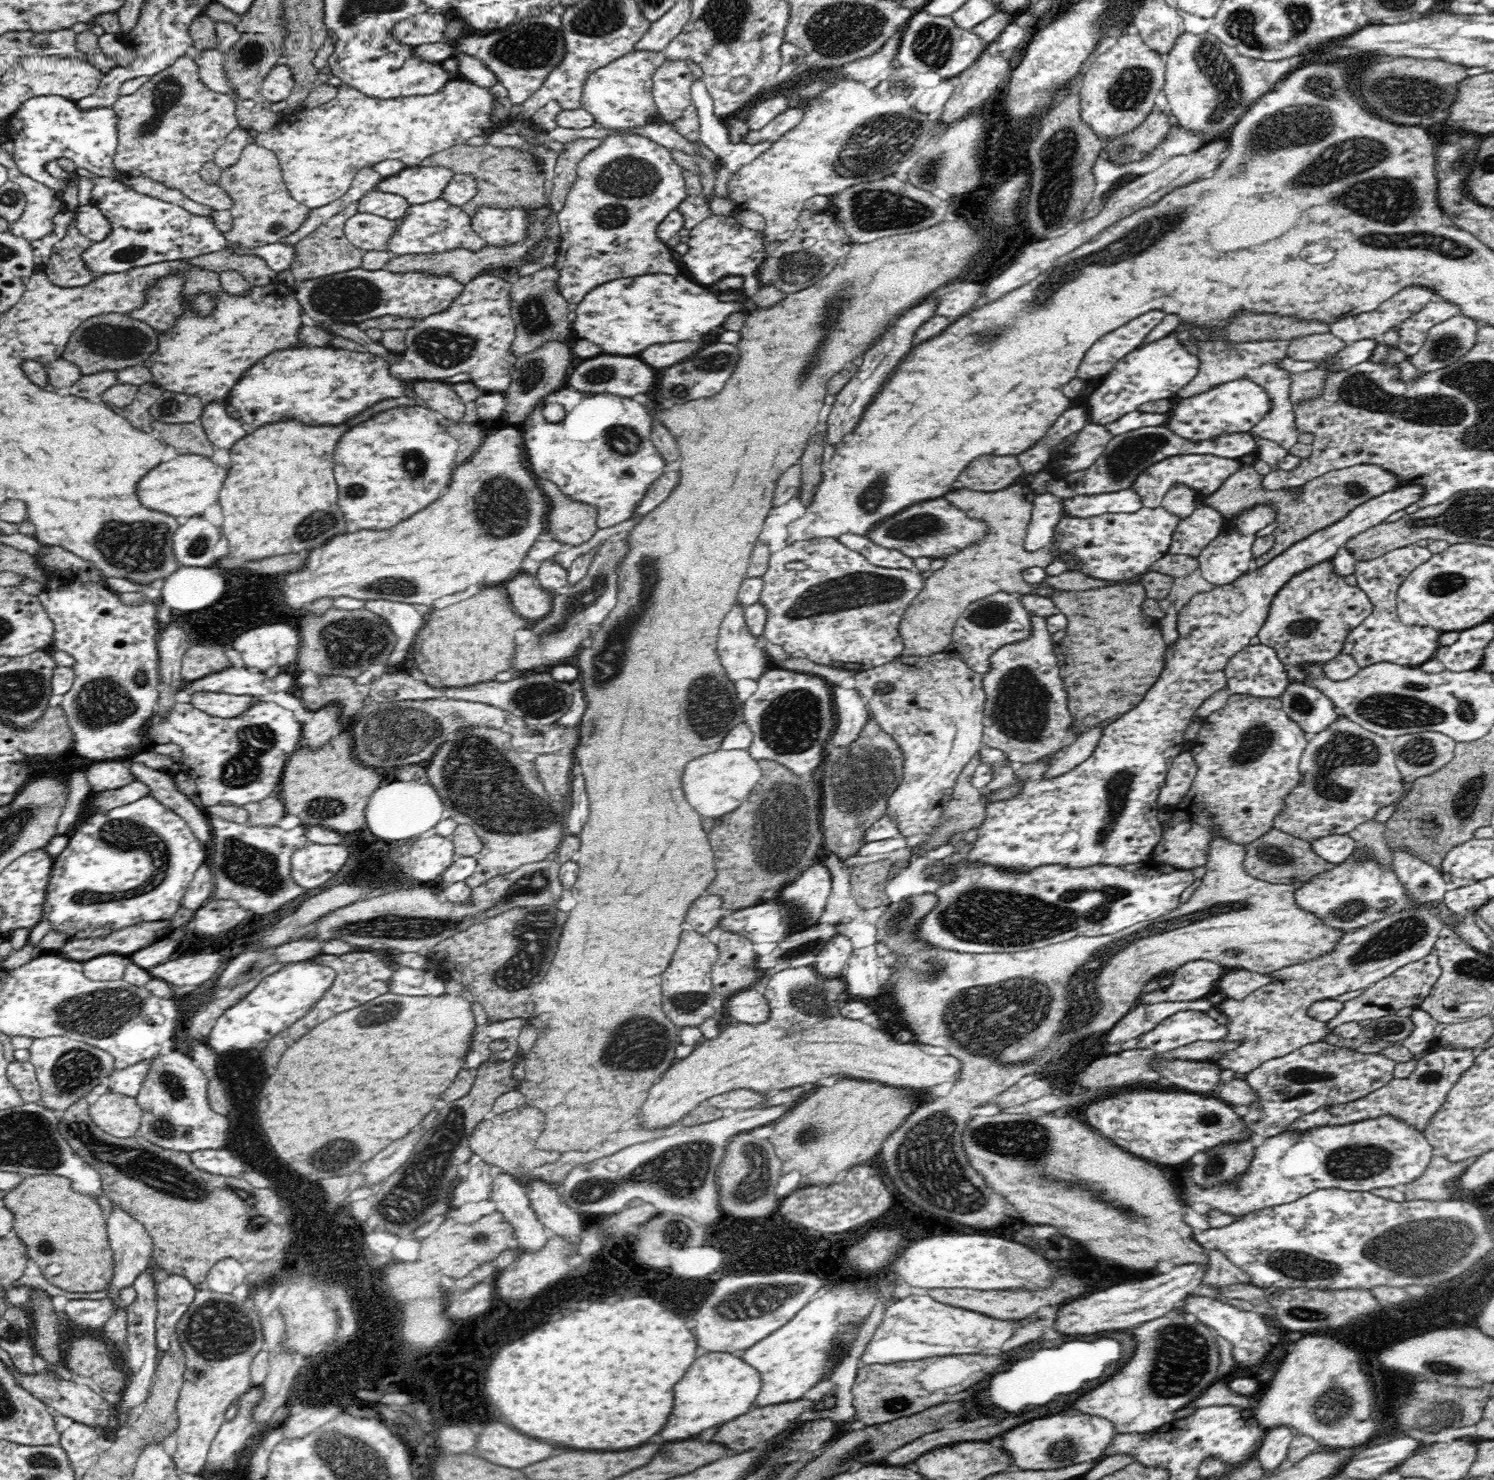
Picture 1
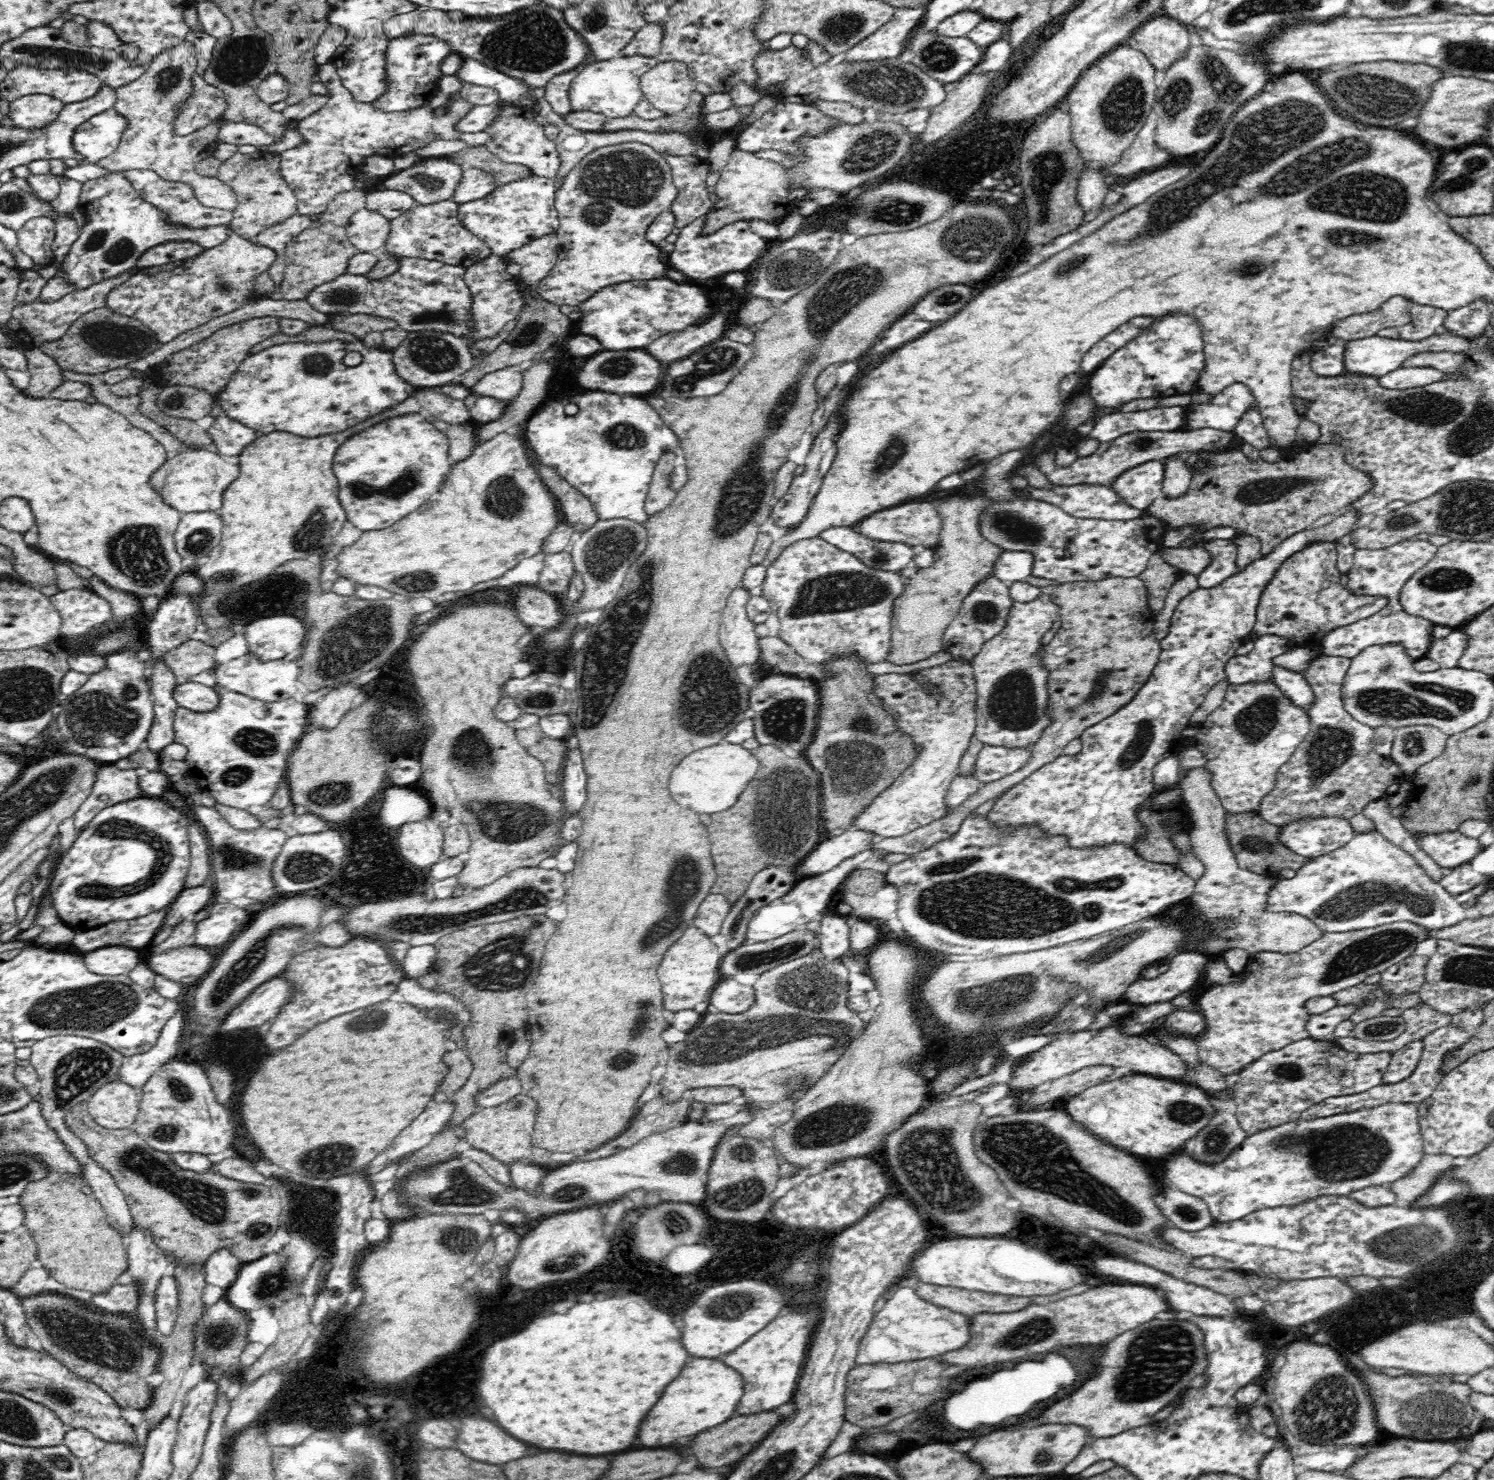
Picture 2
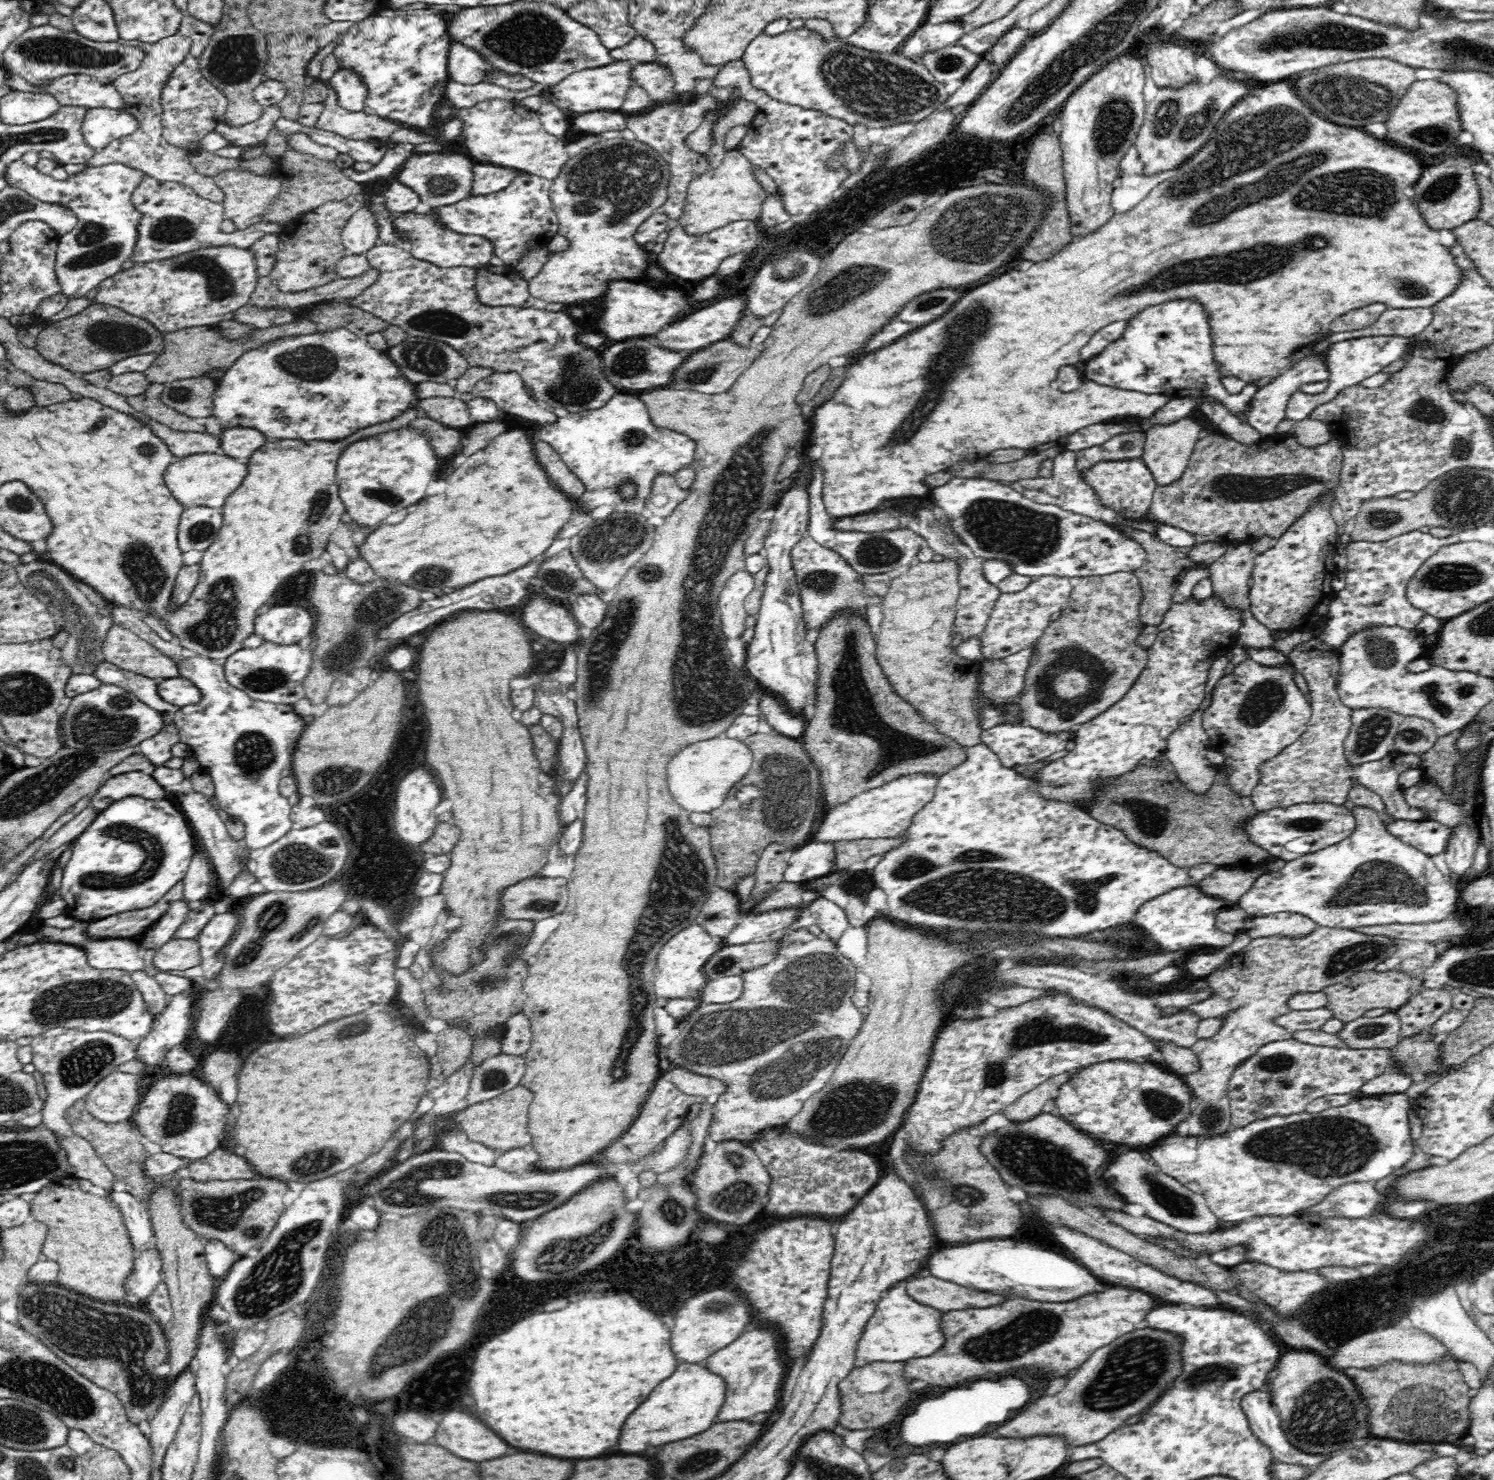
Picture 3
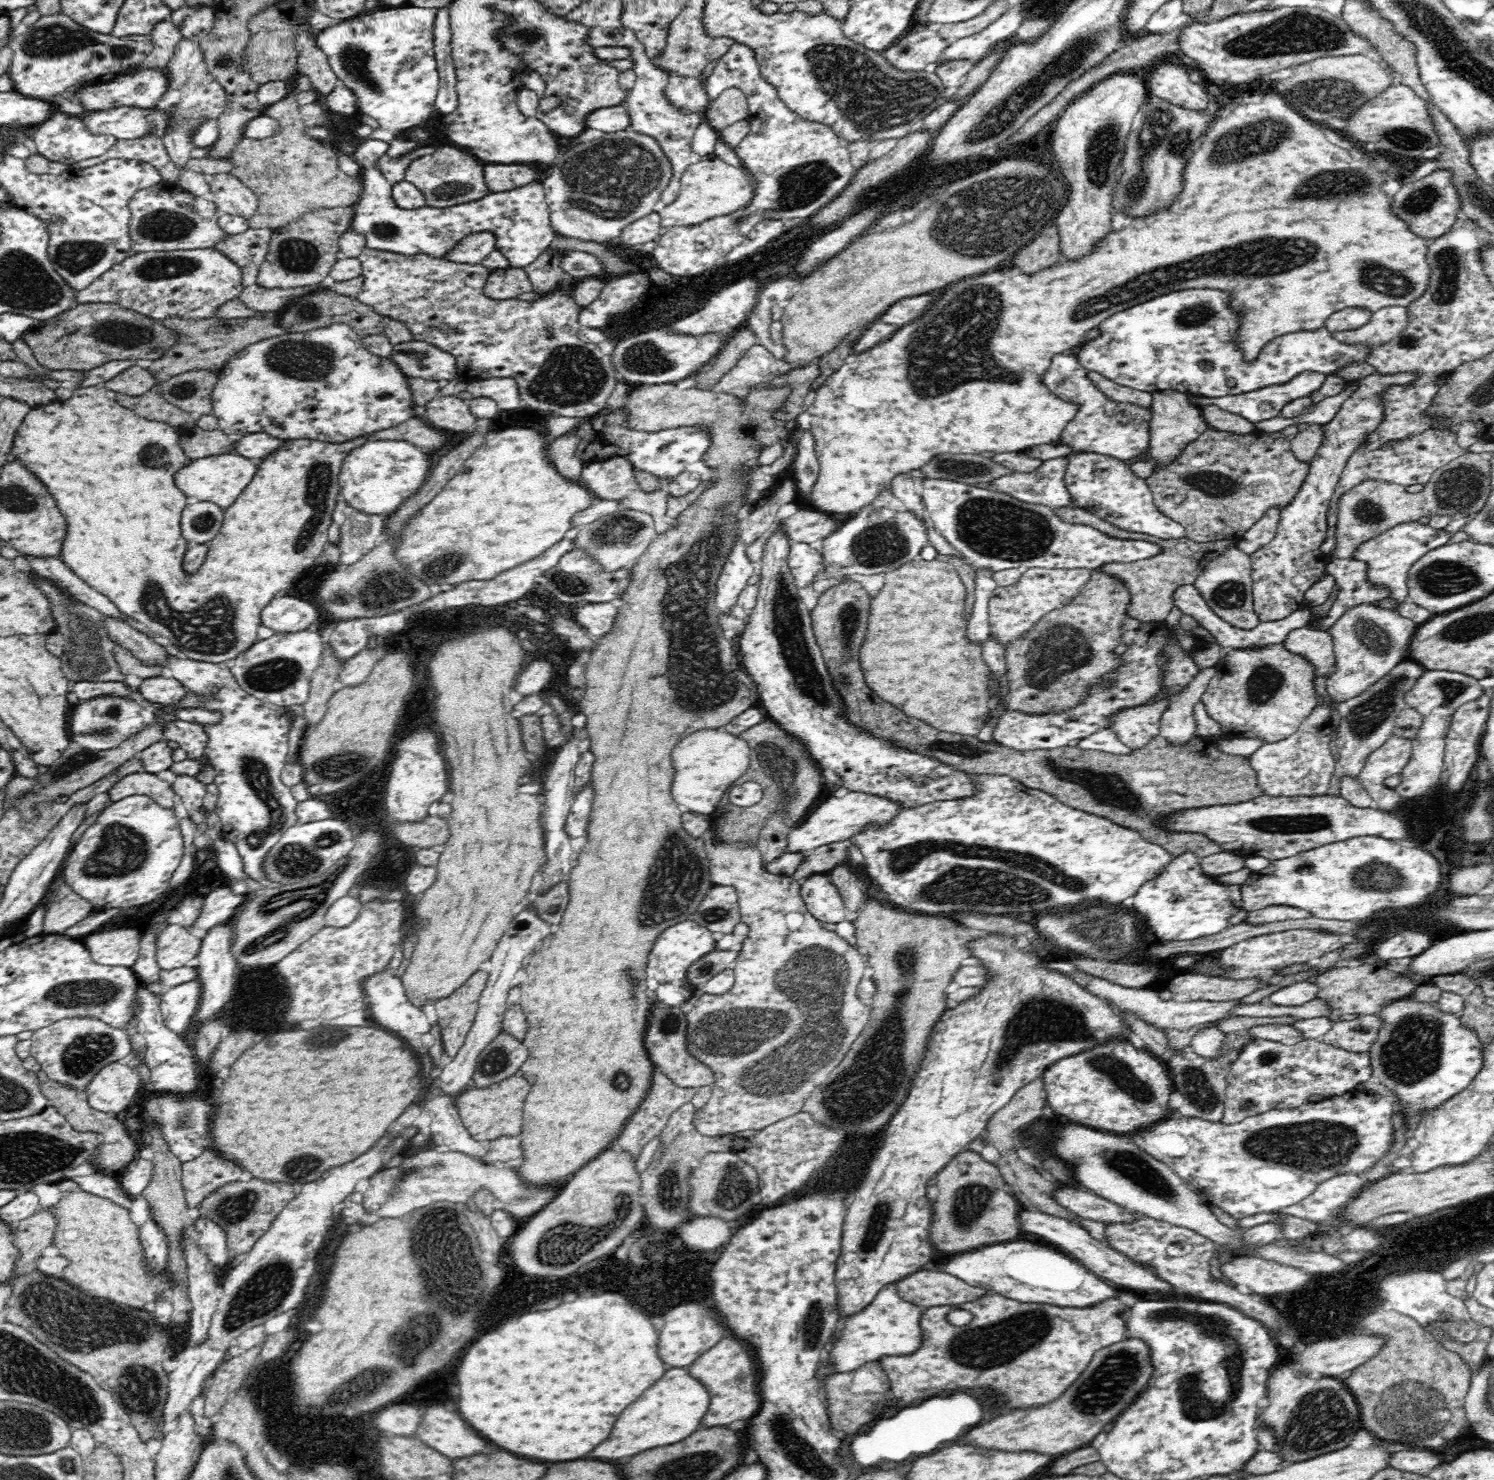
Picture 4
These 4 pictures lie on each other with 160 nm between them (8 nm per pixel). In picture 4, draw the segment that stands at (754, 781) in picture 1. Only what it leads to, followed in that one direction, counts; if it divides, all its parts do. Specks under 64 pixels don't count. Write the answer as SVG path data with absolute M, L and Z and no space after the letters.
M725 727L700 729L686 736L672 752L674 762L674 800L684 810L709 815L725 798L729 790L750 764L750 748L742 737L726 732Z

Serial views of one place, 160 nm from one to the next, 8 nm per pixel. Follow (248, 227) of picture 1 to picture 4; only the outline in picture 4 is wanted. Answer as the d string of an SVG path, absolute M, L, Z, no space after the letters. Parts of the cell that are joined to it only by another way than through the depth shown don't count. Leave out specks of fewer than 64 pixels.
M232 173L212 176L209 182L212 201L220 214L242 216L250 220L257 211L257 194Z

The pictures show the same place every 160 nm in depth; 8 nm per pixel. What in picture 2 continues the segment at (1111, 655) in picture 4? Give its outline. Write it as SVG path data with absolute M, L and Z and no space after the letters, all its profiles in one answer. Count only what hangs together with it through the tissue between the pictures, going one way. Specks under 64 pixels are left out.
M1139 576L1108 577L1106 580L1068 582L1058 584L1051 592L1051 600L1058 606L1060 616L1055 628L1054 638L1044 646L1043 665L1049 670L1047 684L1049 707L1047 713L1053 718L1053 723L1047 729L1044 729L1038 744L1030 748L1030 760L1020 770L1016 770L1016 772L1012 772L1012 774L1008 774L1000 780L983 784L972 796L968 796L962 804L948 809L942 818L934 820L926 826L921 826L904 836L886 837L870 847L885 853L913 855L930 848L937 842L953 837L959 831L963 820L970 816L978 806L988 800L1002 796L1009 788L1016 786L1045 764L1051 763L1059 756L1062 756L1064 747L1072 740L1080 738L1088 727L1112 716L1112 713L1128 704L1150 678L1152 671L1158 664L1161 646L1160 640L1153 633L1152 624L1156 620L1156 614L1150 610L1148 591L1145 582L1140 580Z

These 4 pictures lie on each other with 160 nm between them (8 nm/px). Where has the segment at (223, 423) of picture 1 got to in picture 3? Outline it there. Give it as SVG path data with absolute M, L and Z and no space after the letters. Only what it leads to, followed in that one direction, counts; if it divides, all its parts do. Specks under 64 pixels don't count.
M225 428L219 434L220 448L223 454L234 459L249 457L252 452L258 450L268 440L255 428Z

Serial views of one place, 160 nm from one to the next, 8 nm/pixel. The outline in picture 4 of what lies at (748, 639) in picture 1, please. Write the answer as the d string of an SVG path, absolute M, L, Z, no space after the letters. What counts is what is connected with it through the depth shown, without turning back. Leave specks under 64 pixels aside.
M737 540L729 552L718 582L716 582L716 588L718 588L716 606L718 606L718 610L726 612L728 616L730 616L730 612L733 612L733 607L738 605L742 589L748 585L748 580L754 575L752 562L743 549L746 547Z

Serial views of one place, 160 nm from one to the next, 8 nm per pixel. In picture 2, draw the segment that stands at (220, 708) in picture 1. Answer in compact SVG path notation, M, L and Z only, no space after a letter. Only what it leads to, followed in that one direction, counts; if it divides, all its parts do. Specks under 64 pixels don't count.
M190 680L180 681L174 694L180 707L189 708L194 712L212 712L220 702L216 687Z

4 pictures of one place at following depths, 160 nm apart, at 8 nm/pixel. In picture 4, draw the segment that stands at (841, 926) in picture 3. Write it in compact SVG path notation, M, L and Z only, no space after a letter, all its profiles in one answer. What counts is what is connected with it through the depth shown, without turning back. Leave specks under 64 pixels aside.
M828 874L809 876L800 890L806 908L818 921L838 924L846 918L844 901Z

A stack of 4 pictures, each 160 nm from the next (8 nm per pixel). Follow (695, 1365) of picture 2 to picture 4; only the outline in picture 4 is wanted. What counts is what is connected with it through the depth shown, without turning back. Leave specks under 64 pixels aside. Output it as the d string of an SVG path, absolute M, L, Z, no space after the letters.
M688 1367L670 1368L652 1388L648 1388L648 1392L644 1392L644 1396L640 1396L640 1400L636 1400L636 1404L620 1414L610 1438L596 1446L590 1458L616 1460L634 1456L648 1448L666 1446L672 1442L676 1444L698 1430L704 1414L708 1412L708 1404L708 1390L697 1378L690 1376Z

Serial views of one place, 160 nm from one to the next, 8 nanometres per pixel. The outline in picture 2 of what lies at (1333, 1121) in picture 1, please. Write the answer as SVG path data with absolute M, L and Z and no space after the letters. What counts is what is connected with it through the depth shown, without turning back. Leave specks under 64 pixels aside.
M1446 1025L1434 1030L1423 1038L1424 1048L1421 1054L1420 1062L1417 1064L1416 1070L1408 1076L1408 1079L1402 1080L1395 1084L1380 1084L1375 1088L1358 1094L1337 1096L1327 1098L1322 1102L1313 1104L1310 1108L1301 1112L1300 1119L1311 1121L1315 1118L1326 1118L1327 1116L1334 1116L1340 1113L1359 1111L1360 1109L1374 1108L1381 1104L1388 1103L1414 1103L1418 1106L1423 1103L1434 1090L1438 1088L1438 1084L1444 1080L1443 1076L1446 1074L1445 1070L1442 1070L1445 1060L1464 1044L1469 1043L1471 1036L1468 1036L1468 1032L1464 1032L1464 1029L1454 1027L1454 1025Z

